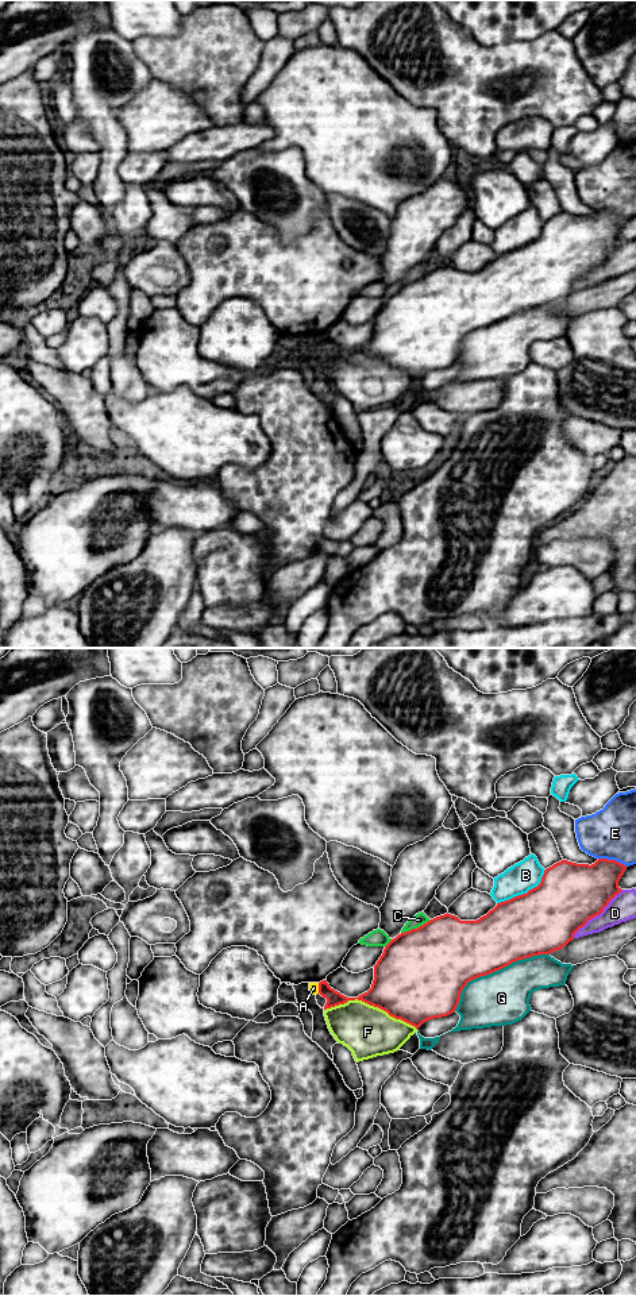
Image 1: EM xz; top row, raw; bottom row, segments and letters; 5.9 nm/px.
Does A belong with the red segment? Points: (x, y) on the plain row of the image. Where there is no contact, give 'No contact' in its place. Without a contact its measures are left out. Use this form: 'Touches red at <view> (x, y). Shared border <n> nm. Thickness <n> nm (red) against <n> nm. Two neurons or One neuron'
Touches red at xz (319, 340). Shared border 60 nm. Thickness 90 nm (red) against 60 nm. Two neurons

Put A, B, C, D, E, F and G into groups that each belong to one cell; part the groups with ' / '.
A C / B / D / E / F / G

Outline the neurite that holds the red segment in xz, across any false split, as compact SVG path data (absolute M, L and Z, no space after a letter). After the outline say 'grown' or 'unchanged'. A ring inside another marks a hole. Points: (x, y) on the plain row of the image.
M598 211L591 217L562 212L544 223L537 239L497 255L493 262L477 273L460 273L447 265L417 281L401 285L385 298L382 308L374 317L374 332L367 344L358 350L347 350L331 340L327 332L320 333L319 346L327 351L324 362L358 351L416 381L429 371L447 369L455 364L460 346L469 333L500 323L519 312L550 306L564 300L589 271L600 267L609 254L622 243L618 234L625 221L627 217L608 211Z; unchanged

